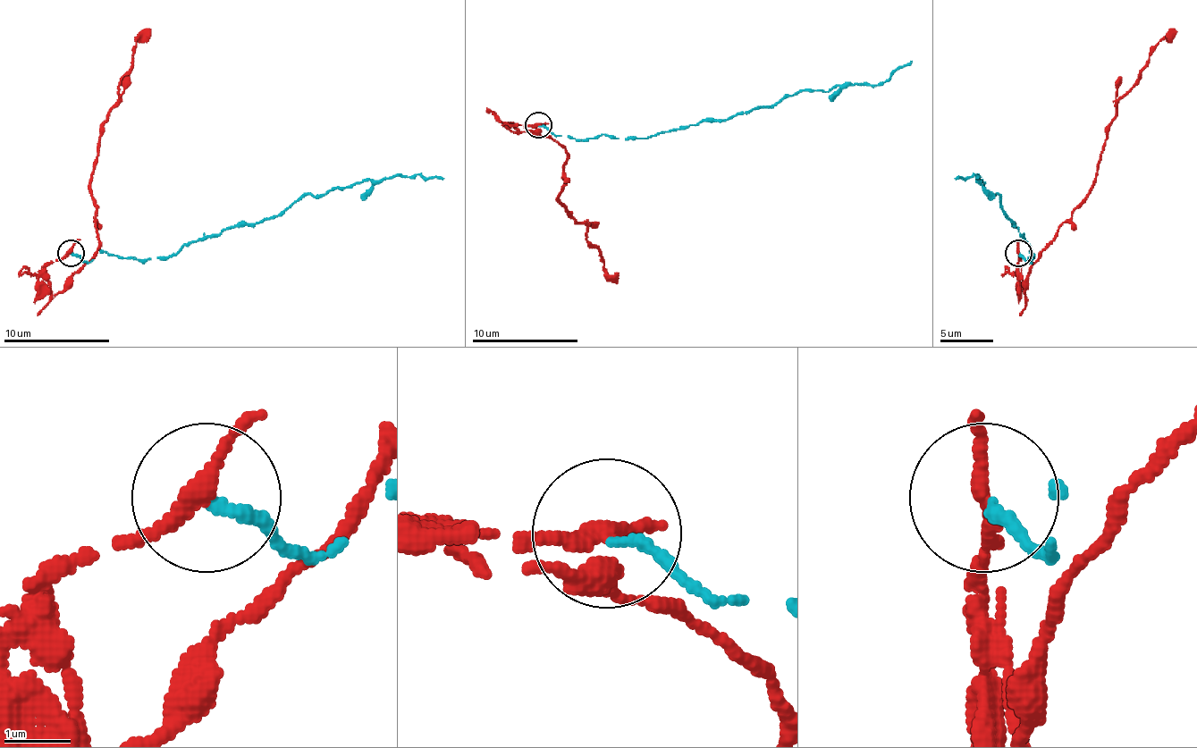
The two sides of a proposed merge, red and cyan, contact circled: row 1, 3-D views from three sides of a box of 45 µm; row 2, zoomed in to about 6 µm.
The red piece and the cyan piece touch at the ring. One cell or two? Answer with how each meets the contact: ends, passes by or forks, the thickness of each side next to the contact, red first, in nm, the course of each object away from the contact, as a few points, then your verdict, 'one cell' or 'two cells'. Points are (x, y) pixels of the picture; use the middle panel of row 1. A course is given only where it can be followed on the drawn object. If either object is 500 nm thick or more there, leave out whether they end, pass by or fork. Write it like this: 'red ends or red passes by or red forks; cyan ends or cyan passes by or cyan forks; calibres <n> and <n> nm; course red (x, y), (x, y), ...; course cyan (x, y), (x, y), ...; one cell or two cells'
red passes by; cyan ends; calibres 220 and 170 nm; course red (539, 125), (515, 128), (550, 136), (566, 149), (563, 189), (558, 197), (587, 227), (587, 240), (617, 282); course cyan (539, 125), (558, 136), (643, 138), (726, 120), (800, 91), (880, 86), (913, 62); two cells

